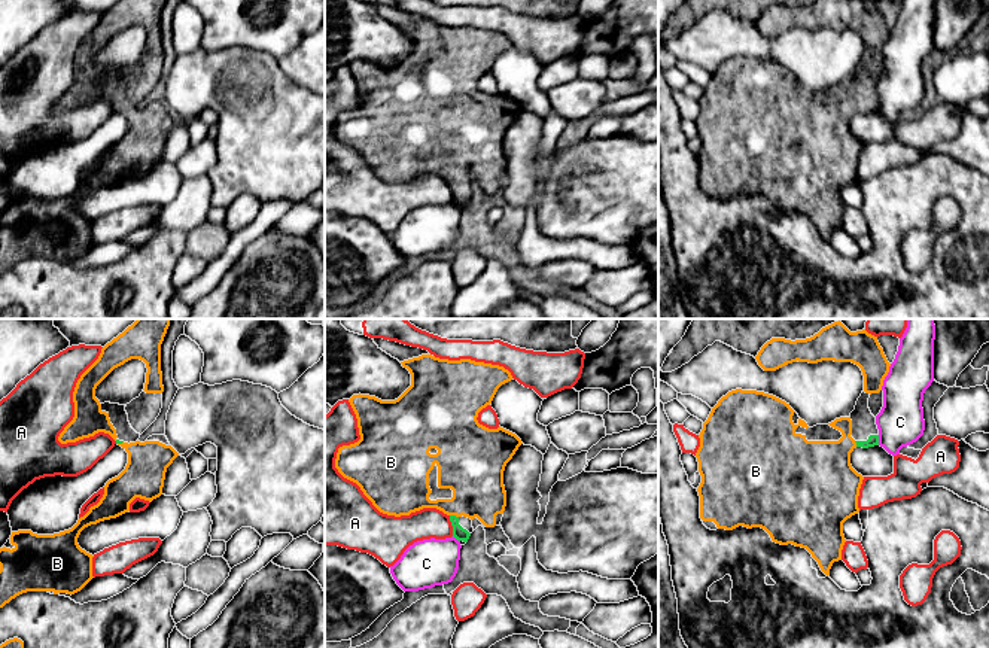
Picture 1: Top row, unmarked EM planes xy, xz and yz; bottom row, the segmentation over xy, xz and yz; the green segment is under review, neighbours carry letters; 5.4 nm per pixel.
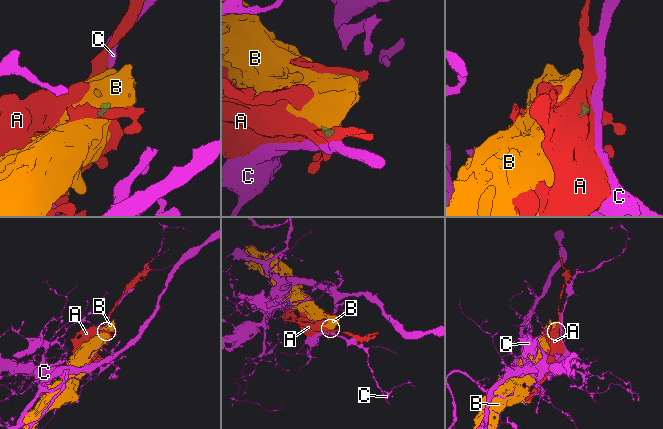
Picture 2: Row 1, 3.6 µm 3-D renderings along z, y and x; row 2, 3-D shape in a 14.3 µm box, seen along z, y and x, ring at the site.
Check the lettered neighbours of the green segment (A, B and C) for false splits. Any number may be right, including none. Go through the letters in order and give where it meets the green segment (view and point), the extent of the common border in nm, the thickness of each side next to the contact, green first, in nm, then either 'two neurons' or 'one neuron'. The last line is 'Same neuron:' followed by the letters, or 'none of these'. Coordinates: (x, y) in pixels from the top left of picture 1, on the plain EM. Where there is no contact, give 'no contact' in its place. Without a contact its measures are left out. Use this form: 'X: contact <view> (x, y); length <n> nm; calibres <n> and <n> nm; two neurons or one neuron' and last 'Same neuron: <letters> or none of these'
A: contact xz (452, 191); length 110 nm; calibres 70 and 160 nm; two neurons
B: contact xz (455, 182); length 50 nm; calibres 70 and 300 nm; one neuron
C: contact yz (878, 106); length 60 nm; calibres 60 and 260 nm; two neurons
Same neuron: B

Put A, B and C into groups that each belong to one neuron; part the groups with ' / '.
A / B / C

